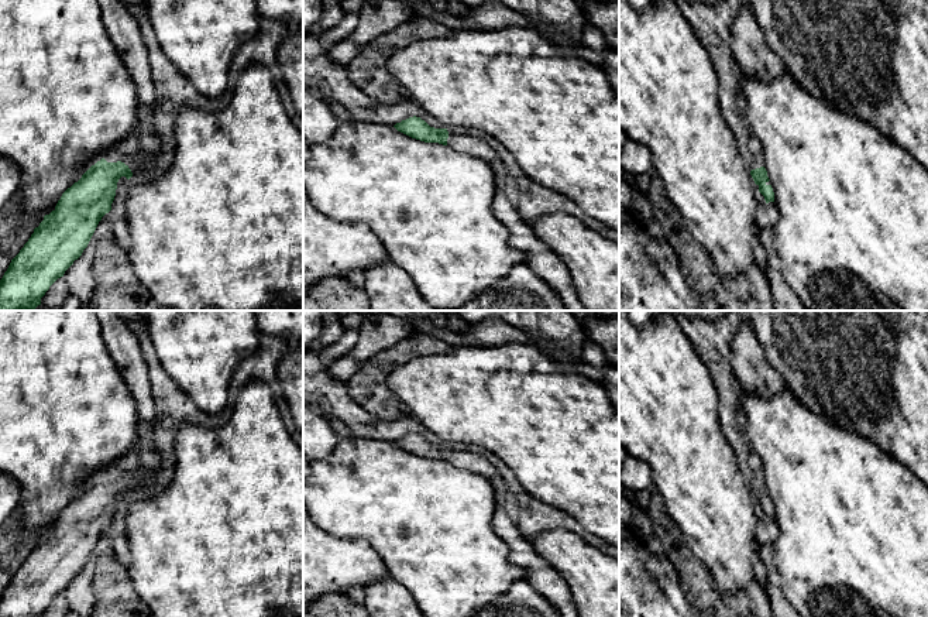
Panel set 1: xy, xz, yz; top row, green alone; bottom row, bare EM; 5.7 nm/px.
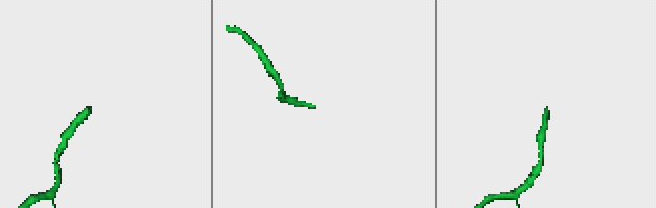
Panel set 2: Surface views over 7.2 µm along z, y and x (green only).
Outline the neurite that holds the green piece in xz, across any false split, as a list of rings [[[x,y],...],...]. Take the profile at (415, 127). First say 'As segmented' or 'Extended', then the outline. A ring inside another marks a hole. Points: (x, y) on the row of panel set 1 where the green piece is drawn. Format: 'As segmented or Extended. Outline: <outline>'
Extended. Outline: [[[416,116],[402,120],[393,127],[412,138],[448,145],[488,162],[494,169],[496,184],[492,210],[508,227],[511,247],[526,256],[526,264],[558,294],[566,311],[587,311],[571,284],[568,268],[535,234],[532,224],[520,216],[503,193],[505,167],[491,145],[475,137],[471,131],[434,128]]]

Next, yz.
Extended. Outline: [[[759,154],[755,155],[753,164],[750,165],[750,175],[759,186],[759,192],[764,196],[766,203],[774,202],[774,192],[764,168],[764,158]]]

